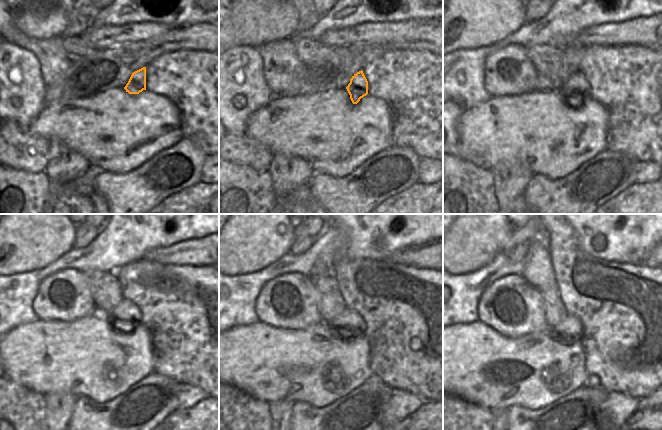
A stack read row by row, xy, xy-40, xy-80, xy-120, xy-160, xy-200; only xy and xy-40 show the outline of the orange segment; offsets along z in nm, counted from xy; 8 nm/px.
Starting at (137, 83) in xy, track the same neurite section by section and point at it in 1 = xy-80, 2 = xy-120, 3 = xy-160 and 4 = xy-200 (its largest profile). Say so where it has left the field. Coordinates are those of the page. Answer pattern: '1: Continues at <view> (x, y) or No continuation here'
1: Continues at xy-80 (577, 88)
2: Continues at xy-120 (126, 316)
3: Continues at xy-160 (346, 326)
4: Continues at xy-200 (569, 331)

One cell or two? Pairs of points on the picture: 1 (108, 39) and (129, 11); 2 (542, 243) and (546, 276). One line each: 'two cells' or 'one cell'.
1: two cells
2: one cell

